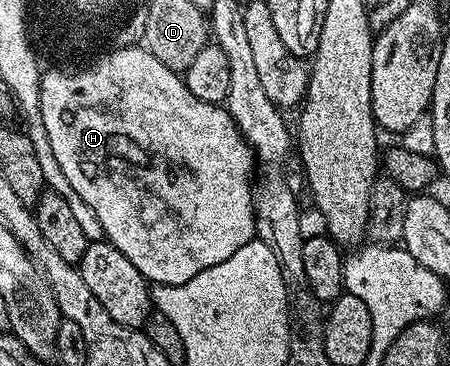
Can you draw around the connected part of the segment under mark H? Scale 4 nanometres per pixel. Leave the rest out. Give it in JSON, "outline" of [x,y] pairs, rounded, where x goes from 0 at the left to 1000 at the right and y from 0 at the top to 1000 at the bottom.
{"outline":[[[324,128],[316,139],[273,139],[273,150],[238,150],[229,156],[224,175],[229,183],[211,183],[211,194],[193,194],[193,205],[116,205],[109,189],[93,197],[89,320],[98,333],[100,361],[107,363],[120,426],[127,429],[127,451],[136,451],[147,492],[162,505],[180,546],[213,582],[236,661],[249,664],[262,686],[278,691],[278,702],[287,702],[287,713],[296,713],[296,724],[304,724],[311,746],[338,776],[402,779],[427,757],[438,757],[438,746],[473,735],[473,724],[491,724],[491,713],[518,702],[518,691],[527,691],[536,669],[569,650],[562,530],[562,470],[571,456],[567,418],[533,369],[502,290],[458,281],[429,265],[400,197],[344,172],[340,145]]]}

